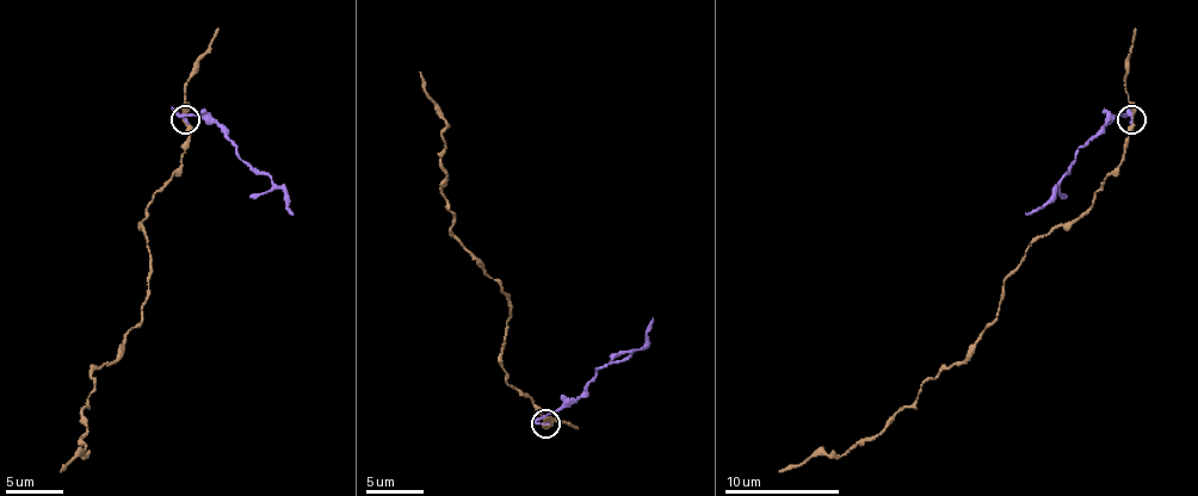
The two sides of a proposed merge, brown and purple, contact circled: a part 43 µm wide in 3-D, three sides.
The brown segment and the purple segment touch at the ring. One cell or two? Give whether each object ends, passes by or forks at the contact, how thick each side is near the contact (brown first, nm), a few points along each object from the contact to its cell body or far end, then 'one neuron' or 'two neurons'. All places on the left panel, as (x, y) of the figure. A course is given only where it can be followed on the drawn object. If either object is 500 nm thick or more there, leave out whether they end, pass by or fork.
brown passes by | purple ends | 220/150 nm | brown via (184, 119), (186, 154), (141, 222), (143, 316), (92, 373), (86, 454), (60, 471) | purple via (186, 119), (180, 116), (209, 116), (241, 156), (264, 171), (286, 197), (292, 214) | two neurons

